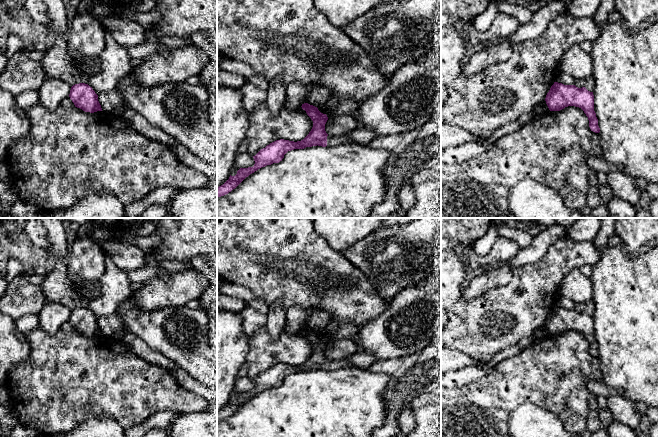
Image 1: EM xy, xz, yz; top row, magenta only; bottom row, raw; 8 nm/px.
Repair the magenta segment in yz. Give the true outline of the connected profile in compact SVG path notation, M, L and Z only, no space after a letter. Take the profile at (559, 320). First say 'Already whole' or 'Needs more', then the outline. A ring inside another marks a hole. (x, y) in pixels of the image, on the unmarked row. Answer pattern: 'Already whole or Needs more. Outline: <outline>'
Already whole. Outline: M554 306L545 322L550 335L560 335L568 330L581 332L589 344L589 351L595 357L600 356L598 343L594 335L594 319L585 311L564 309Z

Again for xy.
Already whole. Outline: M79 307L73 309L69 321L75 331L82 333L85 336L94 337L102 335L101 329L98 325L98 319L88 308Z

